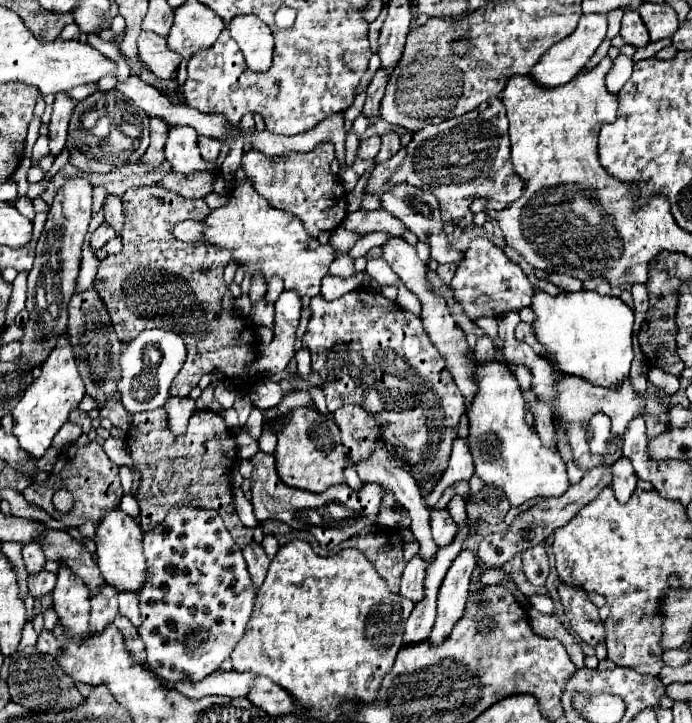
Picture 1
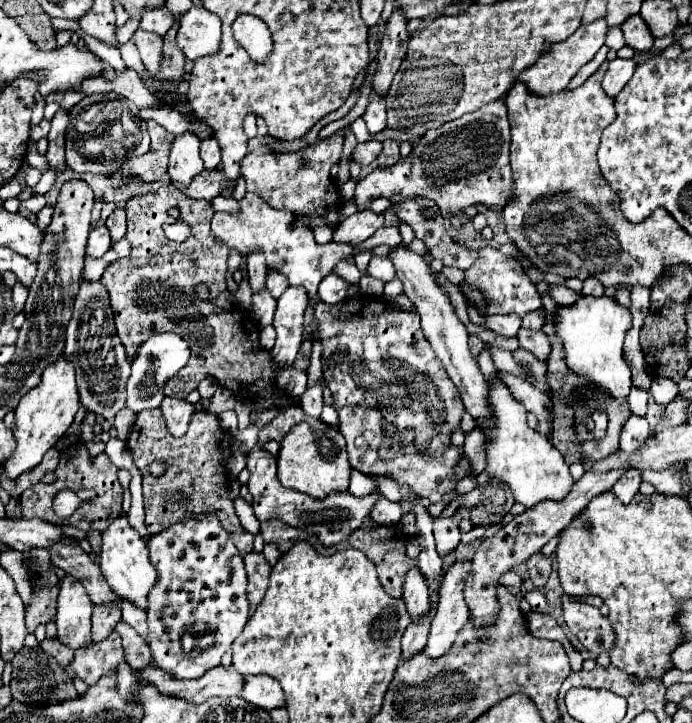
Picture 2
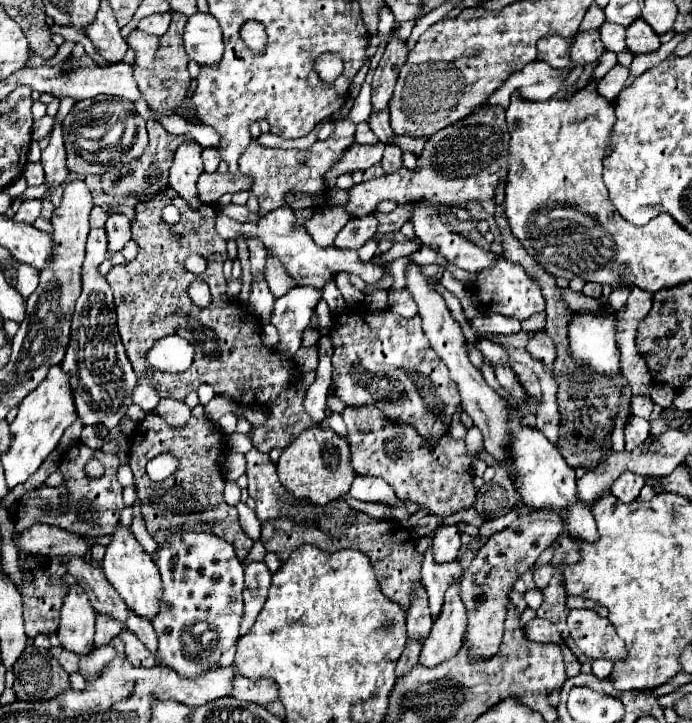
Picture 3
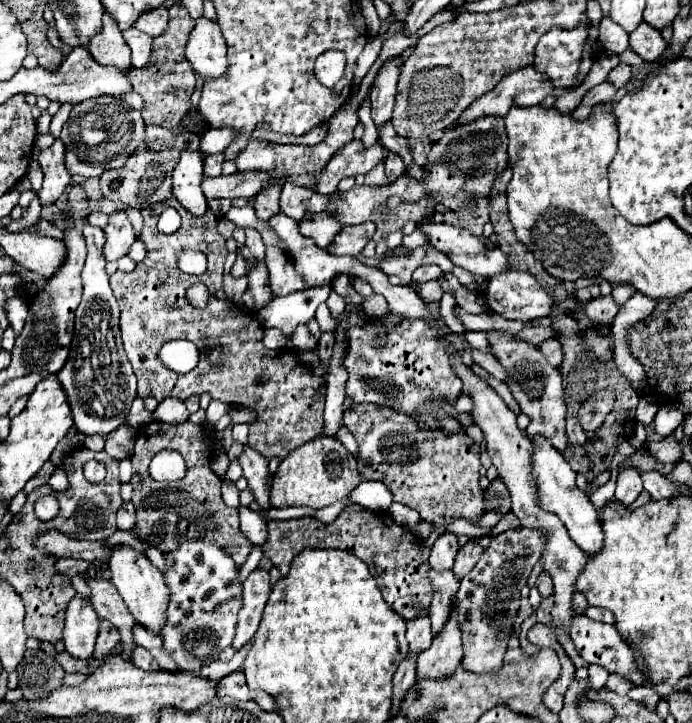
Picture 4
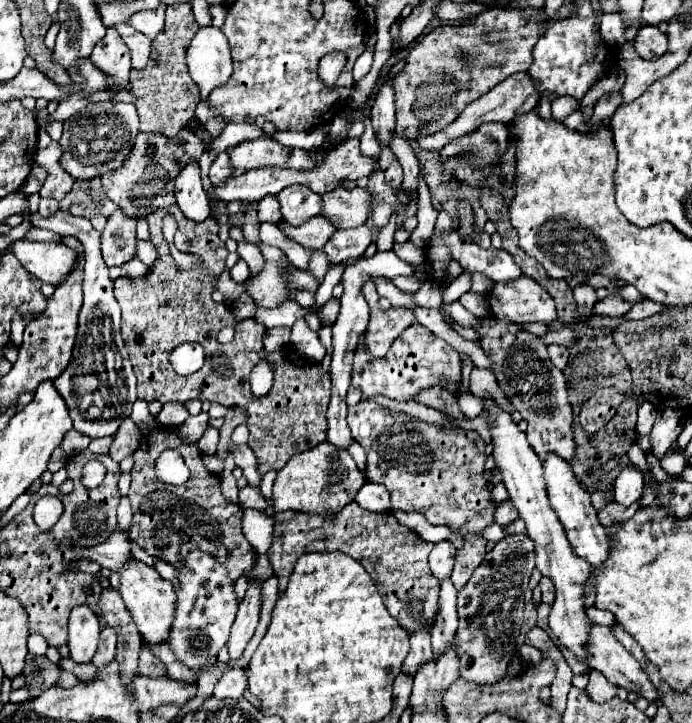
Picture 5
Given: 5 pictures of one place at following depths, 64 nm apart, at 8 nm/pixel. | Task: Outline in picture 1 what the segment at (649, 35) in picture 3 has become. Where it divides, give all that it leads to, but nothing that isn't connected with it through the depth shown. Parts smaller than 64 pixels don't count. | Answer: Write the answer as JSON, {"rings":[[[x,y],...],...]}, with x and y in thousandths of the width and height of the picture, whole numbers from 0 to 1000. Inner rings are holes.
{"rings":[[[905,14],[902,25],[899,25],[899,39],[896,39],[896,50],[919,64],[919,66],[928,66],[934,64],[939,55],[936,55],[936,41],[931,36],[931,30],[925,28],[925,19],[919,14]]]}

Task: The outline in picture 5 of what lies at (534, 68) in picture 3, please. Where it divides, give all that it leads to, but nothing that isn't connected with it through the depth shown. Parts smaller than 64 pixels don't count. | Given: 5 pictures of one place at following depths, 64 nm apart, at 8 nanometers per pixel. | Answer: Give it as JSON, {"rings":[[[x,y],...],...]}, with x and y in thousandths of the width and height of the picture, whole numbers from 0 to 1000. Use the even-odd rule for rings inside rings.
{"rings":[[[763,100],[740,102],[731,111],[725,111],[723,116],[717,116],[708,127],[702,127],[694,138],[685,138],[682,144],[676,144],[676,149],[668,152],[662,166],[656,166],[647,177],[642,177],[642,180],[636,180],[636,183],[630,183],[624,188],[607,188],[604,199],[607,199],[607,205],[633,210],[647,194],[653,194],[659,188],[668,188],[671,183],[682,183],[682,177],[688,177],[688,174],[694,174],[699,169],[734,169],[746,158],[757,158],[757,155],[772,152],[777,138],[780,138],[780,127],[775,124],[775,113],[769,111],[769,105],[763,105]]]}

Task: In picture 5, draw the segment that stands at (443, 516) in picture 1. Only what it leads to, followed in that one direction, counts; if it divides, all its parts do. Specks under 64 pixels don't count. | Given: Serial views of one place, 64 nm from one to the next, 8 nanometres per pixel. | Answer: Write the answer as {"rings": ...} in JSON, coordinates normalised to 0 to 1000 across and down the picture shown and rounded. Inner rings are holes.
{"rings":[[[639,747],[639,750],[630,750],[621,769],[618,769],[618,777],[621,777],[621,788],[630,799],[642,799],[642,797],[650,797],[653,791],[653,783],[656,783],[656,769],[659,769],[659,758],[650,747]]]}

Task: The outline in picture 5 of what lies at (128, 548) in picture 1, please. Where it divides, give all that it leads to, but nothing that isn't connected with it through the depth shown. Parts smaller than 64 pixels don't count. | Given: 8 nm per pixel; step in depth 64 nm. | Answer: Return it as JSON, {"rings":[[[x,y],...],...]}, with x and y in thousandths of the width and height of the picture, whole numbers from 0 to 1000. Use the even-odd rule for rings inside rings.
{"rings":[[[197,772],[182,775],[171,794],[173,794],[173,824],[182,841],[188,844],[208,885],[217,891],[240,888],[246,866],[249,866],[249,846],[251,846],[251,833],[254,833],[251,811],[243,802],[237,802],[220,783]]]}

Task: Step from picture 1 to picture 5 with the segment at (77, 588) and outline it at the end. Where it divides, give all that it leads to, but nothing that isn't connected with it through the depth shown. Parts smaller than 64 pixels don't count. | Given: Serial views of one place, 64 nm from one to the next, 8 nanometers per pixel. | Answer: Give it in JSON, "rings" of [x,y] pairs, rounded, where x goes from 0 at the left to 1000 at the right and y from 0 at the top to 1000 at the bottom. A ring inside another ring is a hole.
{"rings":[[[127,835],[107,838],[98,858],[98,896],[110,916],[130,916],[142,891],[145,863],[142,852]]]}

